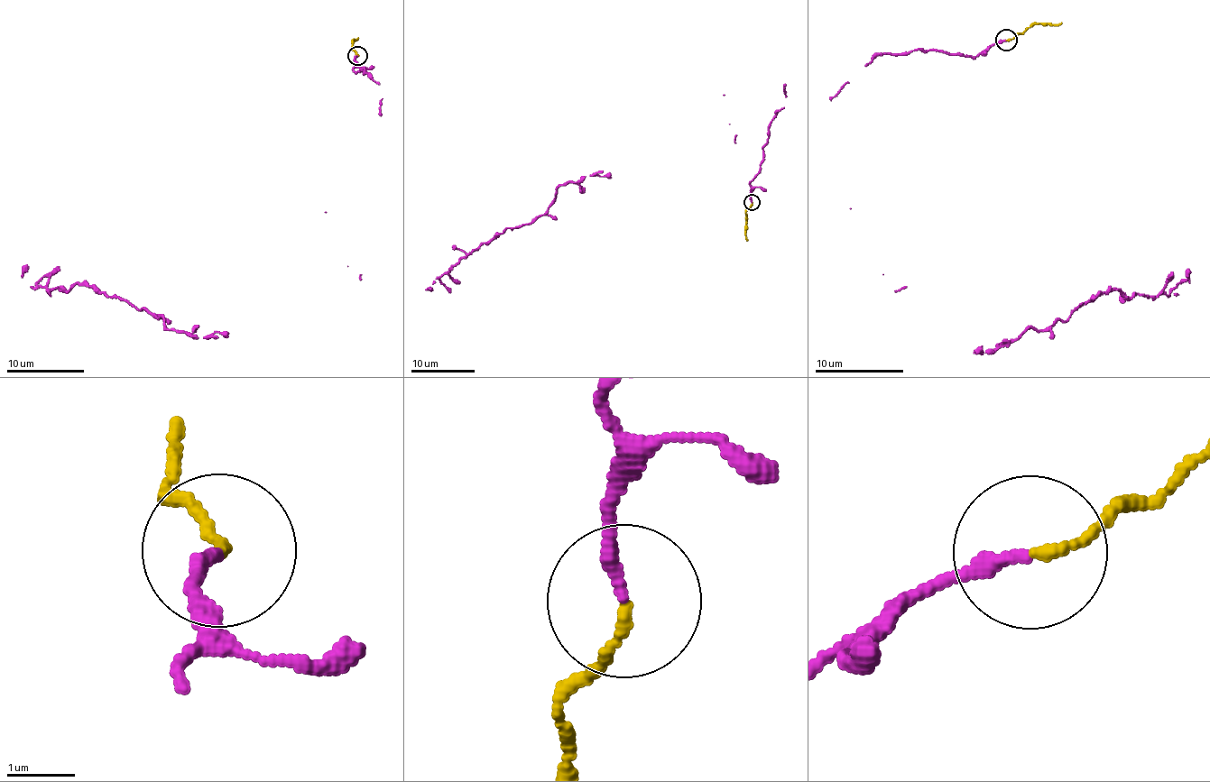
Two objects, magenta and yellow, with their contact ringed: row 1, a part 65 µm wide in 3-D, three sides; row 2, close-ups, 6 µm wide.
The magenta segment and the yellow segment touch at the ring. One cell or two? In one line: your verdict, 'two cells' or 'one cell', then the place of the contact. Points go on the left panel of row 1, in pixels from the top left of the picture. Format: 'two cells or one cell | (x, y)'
one cell | (357, 56)

